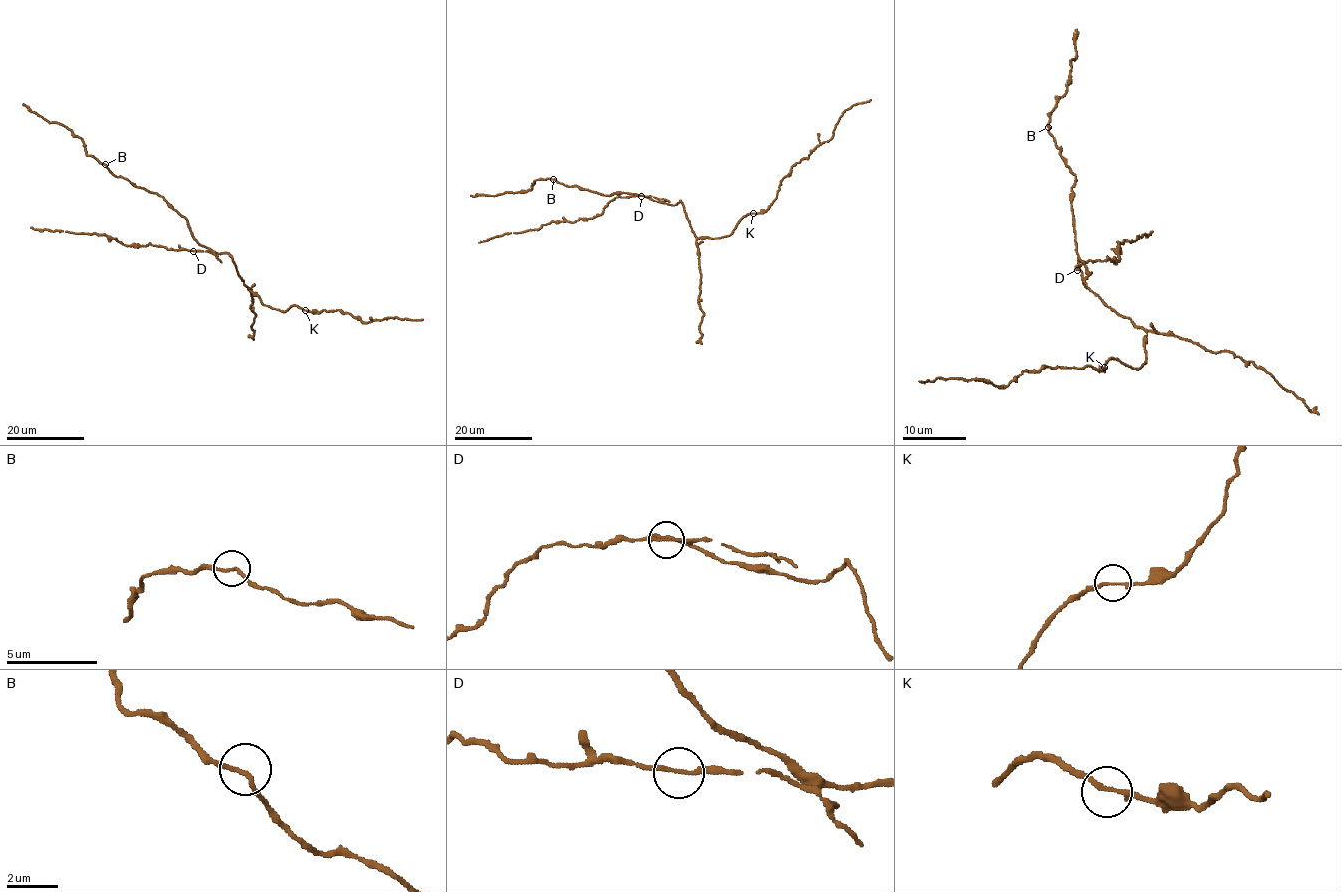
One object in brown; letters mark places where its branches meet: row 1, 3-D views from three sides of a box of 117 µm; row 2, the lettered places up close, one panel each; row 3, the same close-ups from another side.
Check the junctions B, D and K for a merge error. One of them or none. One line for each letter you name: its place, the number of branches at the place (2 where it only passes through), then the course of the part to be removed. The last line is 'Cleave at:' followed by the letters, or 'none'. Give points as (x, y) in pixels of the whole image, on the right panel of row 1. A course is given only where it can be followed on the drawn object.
Cleave at: none

